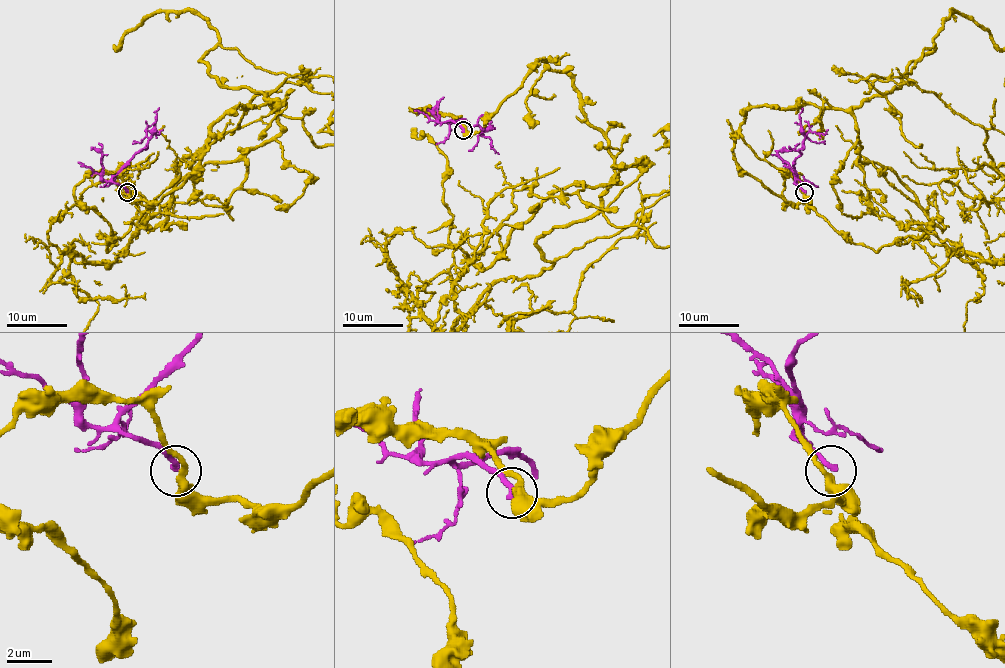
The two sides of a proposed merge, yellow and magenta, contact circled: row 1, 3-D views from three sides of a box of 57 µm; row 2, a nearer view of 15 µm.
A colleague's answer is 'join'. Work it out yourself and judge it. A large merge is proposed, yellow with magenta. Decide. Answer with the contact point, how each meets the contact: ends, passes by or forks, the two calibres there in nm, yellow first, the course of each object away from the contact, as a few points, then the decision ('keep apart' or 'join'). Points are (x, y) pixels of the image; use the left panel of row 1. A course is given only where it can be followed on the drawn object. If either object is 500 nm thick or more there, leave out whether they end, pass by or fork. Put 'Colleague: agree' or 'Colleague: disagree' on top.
Colleague: disagree
place (127, 192); yellow passes by; magenta ends; calibres 320 and 260 nm; course magenta (127, 192), (112, 181), (112, 177), (146, 145), (146, 131), (157, 134), (163, 130); keep apart

